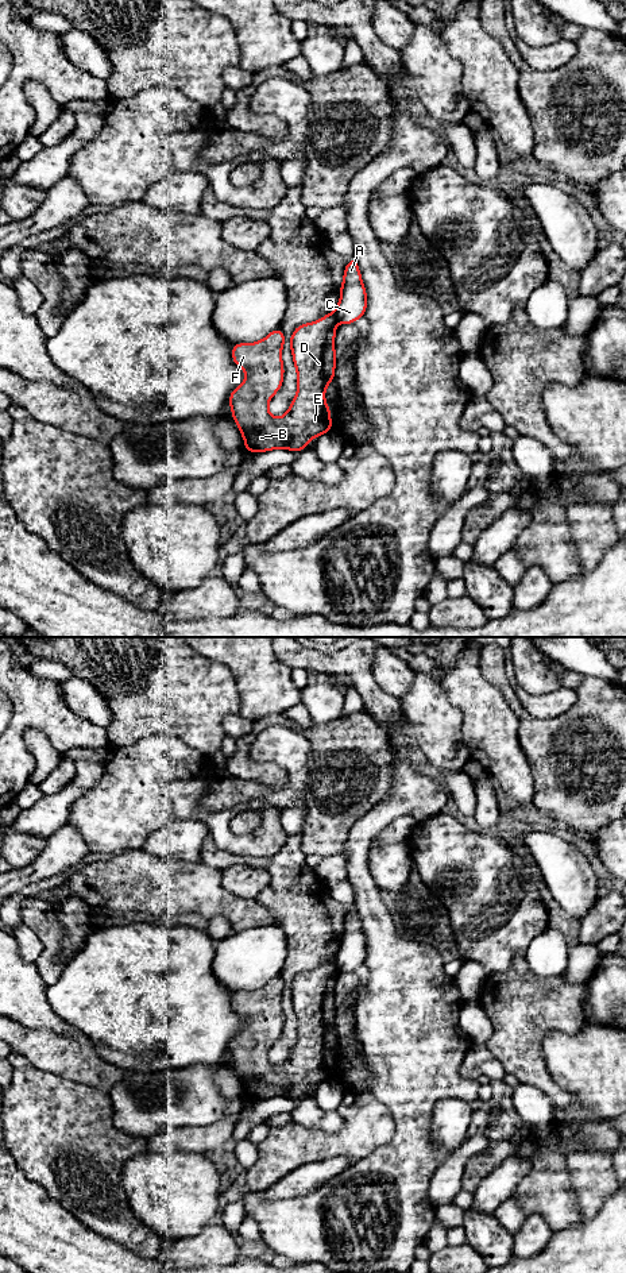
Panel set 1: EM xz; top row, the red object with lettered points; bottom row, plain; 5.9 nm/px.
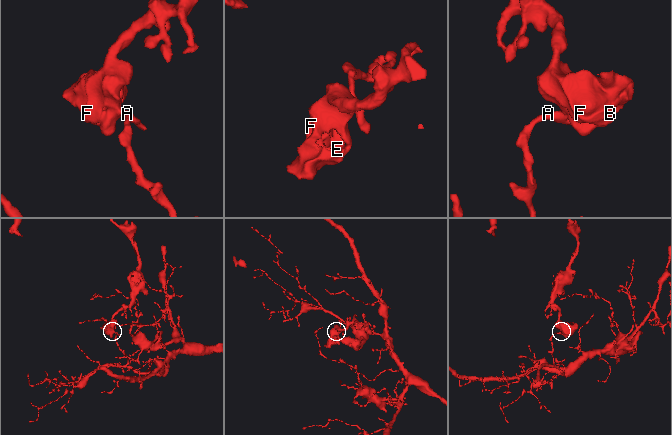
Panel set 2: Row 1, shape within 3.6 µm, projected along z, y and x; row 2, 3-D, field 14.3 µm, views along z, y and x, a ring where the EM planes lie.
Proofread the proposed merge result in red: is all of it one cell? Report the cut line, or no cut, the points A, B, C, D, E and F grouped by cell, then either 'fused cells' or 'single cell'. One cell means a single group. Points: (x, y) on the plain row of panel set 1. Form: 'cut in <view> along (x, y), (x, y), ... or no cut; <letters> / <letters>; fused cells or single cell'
cut in xz along (333, 960), (339, 969); A C / B D E F; fused cells

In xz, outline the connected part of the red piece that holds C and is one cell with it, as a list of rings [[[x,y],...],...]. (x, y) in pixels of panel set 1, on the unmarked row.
[[[356,904],[347,913],[340,936],[340,949],[335,957],[339,971],[353,972],[363,965],[367,956],[367,940],[363,933],[362,922]]]

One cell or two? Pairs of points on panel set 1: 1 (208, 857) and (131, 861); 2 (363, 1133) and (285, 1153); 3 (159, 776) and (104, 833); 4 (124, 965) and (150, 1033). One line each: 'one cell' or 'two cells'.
1: two cells
2: one cell
3: one cell
4: one cell

